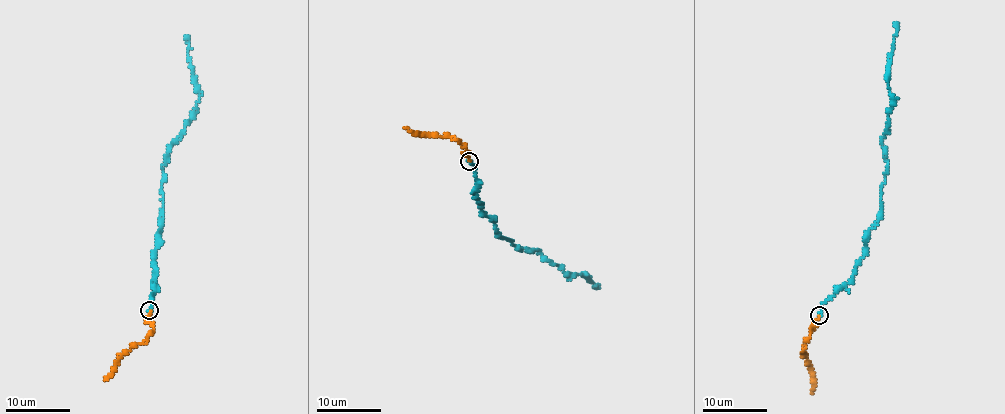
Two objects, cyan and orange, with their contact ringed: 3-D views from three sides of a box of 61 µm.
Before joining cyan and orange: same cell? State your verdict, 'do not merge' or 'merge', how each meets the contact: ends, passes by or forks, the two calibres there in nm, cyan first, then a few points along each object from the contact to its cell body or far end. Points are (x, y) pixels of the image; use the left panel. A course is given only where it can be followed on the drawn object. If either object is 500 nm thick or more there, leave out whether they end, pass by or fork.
merge; cyan ends there; orange ends there; 200 nm thick on the cyan side, 180 nm on the other; cyan runs (150, 310), (156, 290), (153, 258), (161, 230), (168, 148), (193, 117), (200, 96), (185, 35); orange runs (150, 312), (150, 335), (129, 348), (105, 381)

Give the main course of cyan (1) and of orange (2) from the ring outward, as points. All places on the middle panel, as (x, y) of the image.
1: (470, 161), (478, 181), (475, 197), (499, 236), (522, 250), (537, 249), (567, 273), (597, 284)
2: (469, 161), (468, 151), (452, 137), (413, 134), (404, 126)

